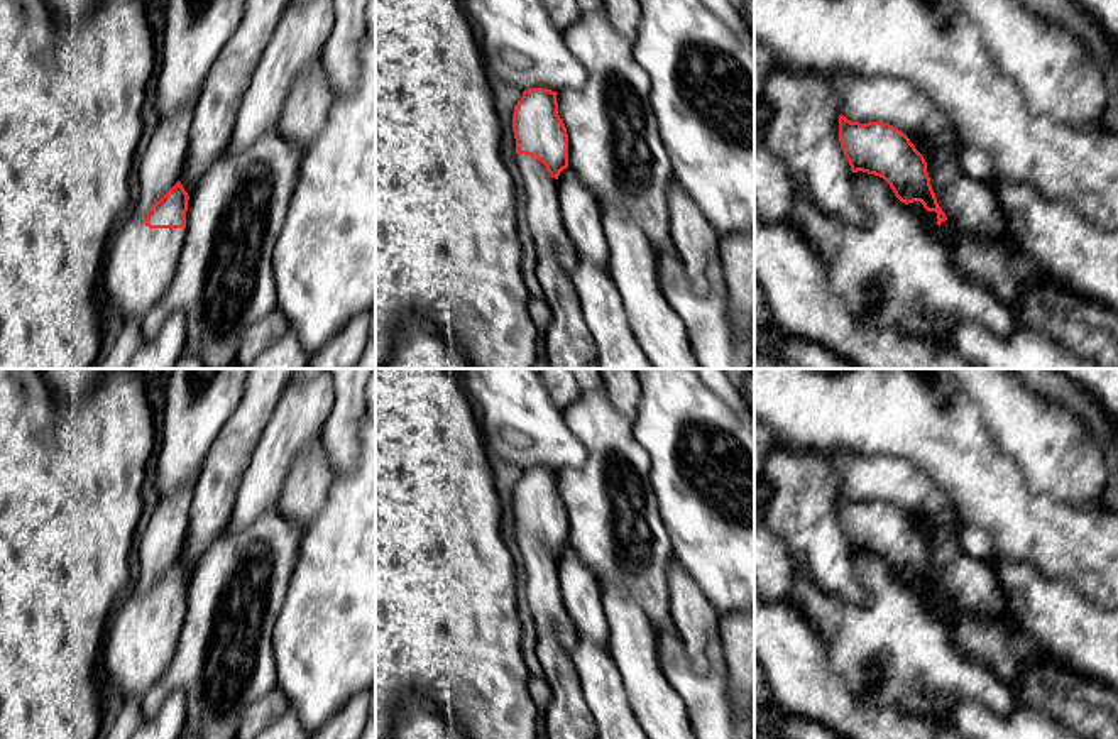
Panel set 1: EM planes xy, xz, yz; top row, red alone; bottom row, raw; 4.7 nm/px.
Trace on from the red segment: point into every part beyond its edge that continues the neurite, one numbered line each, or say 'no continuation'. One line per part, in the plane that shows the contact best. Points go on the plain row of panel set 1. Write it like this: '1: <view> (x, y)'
1: xy (139, 643)

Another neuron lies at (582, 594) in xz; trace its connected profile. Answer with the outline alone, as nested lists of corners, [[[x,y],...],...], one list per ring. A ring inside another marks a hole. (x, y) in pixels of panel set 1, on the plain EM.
[[[570,546],[560,551],[556,567],[562,599],[578,638],[607,648],[609,622],[602,609],[602,585]]]

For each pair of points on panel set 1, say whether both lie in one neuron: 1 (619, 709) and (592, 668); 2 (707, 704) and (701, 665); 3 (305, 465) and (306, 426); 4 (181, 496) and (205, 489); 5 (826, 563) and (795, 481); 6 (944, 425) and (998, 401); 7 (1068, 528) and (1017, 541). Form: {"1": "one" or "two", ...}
{"1": "one", "2": "two", "3": "two", "4": "two", "5": "one", "6": "two", "7": "one"}

